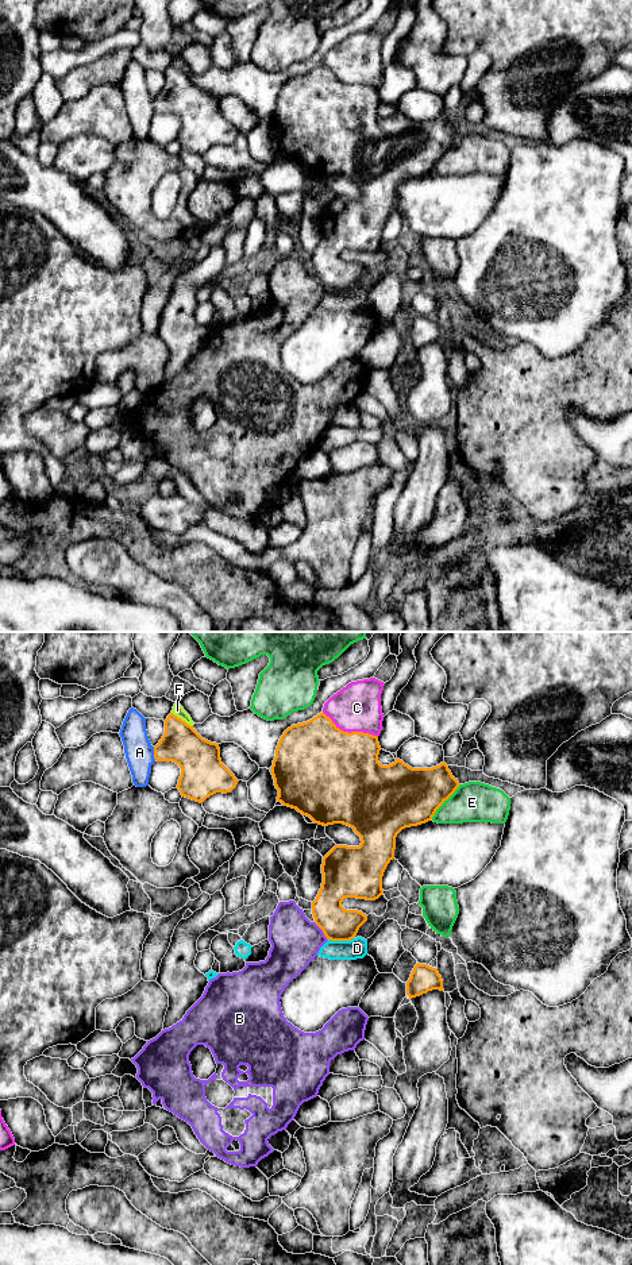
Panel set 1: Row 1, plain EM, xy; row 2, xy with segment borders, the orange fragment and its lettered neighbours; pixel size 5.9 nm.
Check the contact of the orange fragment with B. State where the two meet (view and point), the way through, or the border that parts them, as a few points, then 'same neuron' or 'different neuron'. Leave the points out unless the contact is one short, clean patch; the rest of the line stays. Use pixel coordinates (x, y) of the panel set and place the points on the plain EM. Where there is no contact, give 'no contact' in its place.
meets orange in xy at (323, 284); border along xy (313, 274), (327, 292); different neuron

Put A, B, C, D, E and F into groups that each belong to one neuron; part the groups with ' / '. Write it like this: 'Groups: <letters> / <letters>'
Groups: A / B / C / D / E / F

